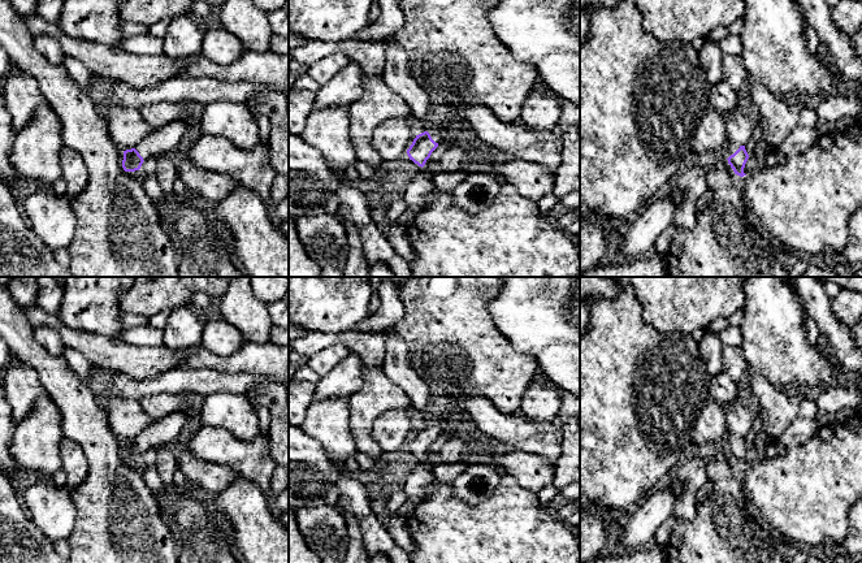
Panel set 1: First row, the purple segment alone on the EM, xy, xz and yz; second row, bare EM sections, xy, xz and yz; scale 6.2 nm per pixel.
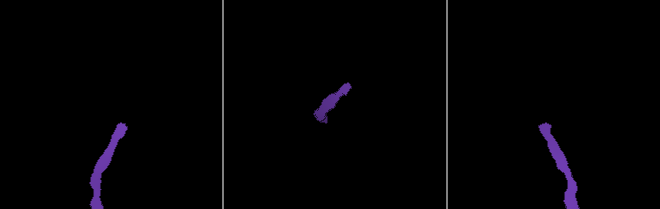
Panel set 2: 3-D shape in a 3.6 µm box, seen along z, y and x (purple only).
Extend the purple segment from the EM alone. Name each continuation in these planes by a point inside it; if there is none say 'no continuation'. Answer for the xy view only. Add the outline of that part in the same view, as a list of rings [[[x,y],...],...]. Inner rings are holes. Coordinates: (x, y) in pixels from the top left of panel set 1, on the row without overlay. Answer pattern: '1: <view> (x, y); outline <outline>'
1: xy (163, 432); outline [[[172,412],[170,415],[155,420],[134,439],[139,443],[143,451],[168,447],[170,443],[177,442],[189,416],[190,415],[183,412]]]

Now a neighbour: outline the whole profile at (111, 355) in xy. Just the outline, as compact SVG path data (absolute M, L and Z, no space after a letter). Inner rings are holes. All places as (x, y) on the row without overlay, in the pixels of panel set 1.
M38 306L22 308L34 329L51 326L57 332L64 347L79 351L91 364L105 372L121 372L133 378L151 378L179 369L183 358L165 345L142 347L103 335L68 328L60 317L51 315Z

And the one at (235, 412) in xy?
M215 393L207 395L199 416L203 425L225 428L243 442L252 442L260 434L255 406L244 394Z

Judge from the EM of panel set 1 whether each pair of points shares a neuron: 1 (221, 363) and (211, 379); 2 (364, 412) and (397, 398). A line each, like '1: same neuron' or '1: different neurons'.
1: different neurons
2: same neuron

